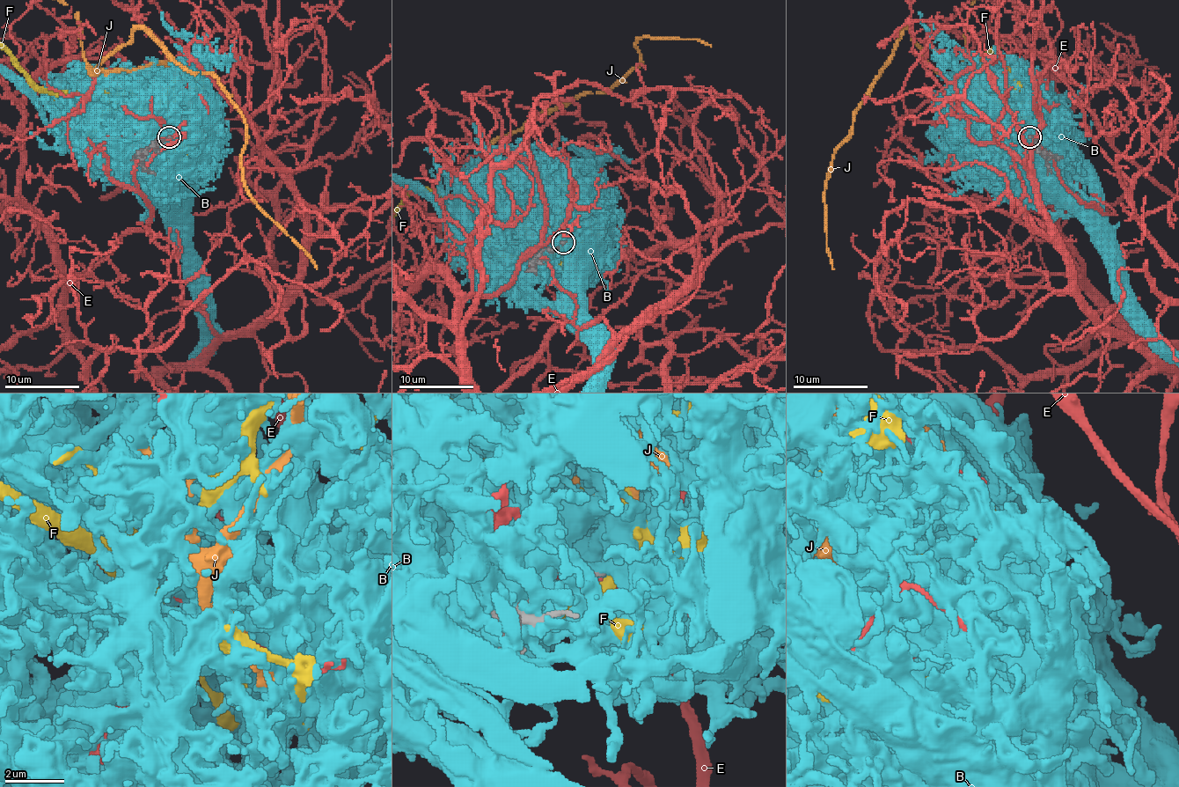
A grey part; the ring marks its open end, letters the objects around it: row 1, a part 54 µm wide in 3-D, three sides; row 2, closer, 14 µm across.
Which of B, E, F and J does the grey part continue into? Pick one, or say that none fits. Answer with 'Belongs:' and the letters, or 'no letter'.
Belongs: J

